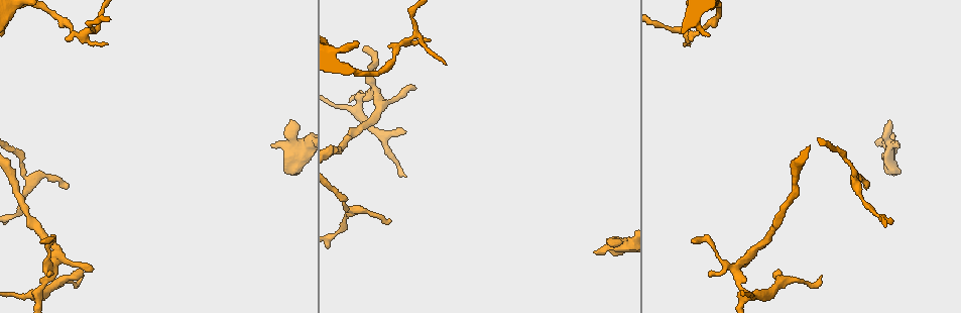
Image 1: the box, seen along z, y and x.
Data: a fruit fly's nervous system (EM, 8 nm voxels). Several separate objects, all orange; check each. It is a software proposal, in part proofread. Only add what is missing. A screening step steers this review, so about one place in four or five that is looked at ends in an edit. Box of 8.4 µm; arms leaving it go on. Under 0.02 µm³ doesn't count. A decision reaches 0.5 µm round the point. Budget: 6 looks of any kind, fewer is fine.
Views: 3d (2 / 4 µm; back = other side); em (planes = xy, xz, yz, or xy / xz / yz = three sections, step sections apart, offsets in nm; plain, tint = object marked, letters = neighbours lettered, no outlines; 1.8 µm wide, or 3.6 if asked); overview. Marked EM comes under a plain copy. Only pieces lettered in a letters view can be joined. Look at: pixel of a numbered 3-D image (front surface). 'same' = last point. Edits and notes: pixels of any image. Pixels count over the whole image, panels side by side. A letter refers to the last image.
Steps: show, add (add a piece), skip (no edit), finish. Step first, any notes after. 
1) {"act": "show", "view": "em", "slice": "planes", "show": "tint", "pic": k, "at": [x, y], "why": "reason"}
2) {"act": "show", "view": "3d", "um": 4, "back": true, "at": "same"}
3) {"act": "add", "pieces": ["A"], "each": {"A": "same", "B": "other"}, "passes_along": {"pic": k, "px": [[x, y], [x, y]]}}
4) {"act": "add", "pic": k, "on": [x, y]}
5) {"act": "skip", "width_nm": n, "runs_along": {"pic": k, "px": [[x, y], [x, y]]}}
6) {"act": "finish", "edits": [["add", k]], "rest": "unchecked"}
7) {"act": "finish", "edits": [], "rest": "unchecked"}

{"act": "show", "view": "em", "slice": "planes", "show": "letters", "pic": 1, "at": [684, 45], "why": "an open end"}

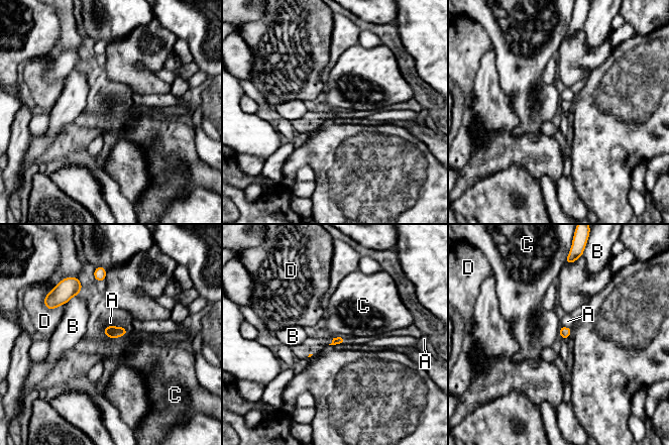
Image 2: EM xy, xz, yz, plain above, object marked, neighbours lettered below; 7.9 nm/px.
{"act": "skip", "longest_contact_nm": ["D", 160], "each": {"A": "other", "B": "other", "C": "other", "D": "other"}, "border": {"pic": 2, "px": [[112, 326], [122, 326], [128, 332]]}, "found": "none of them fits"}

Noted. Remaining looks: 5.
{"act": "show", "view": "3d", "um": 2, "pic": 1, "at": [82, 271], "why": "an open end"}

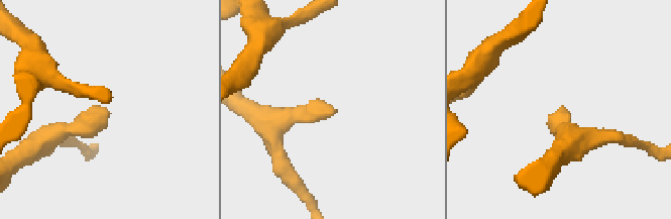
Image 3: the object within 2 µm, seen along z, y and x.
{"act": "show", "view": "em", "slice": "planes", "show": "letters", "pic": 3, "at": [558, 113]}

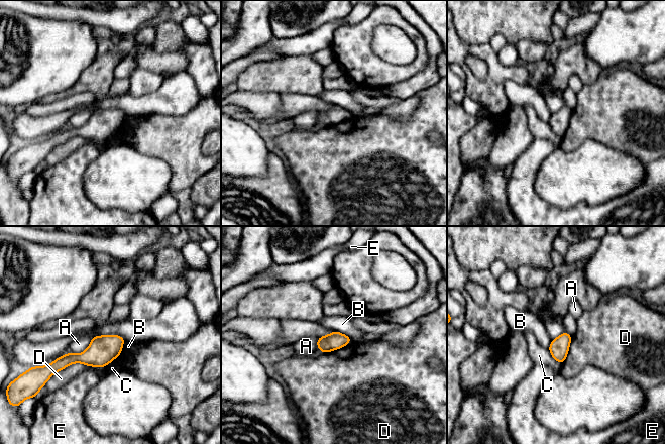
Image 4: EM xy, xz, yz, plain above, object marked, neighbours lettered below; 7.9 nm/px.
{"act": "skip", "each": {"A": "other", "B": "other", "C": "other", "D": "other", "E": "other"}, "border": {"pic": 4, "px": [[335, 330], [346, 334], [350, 338]]}, "found": "no lettered piece goes on from it"}

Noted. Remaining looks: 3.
{"act": "show", "view": "em", "slice": "xz", "step": 16, "show": "letters", "pic": 1, "at": [49, 277], "why": "free end"}

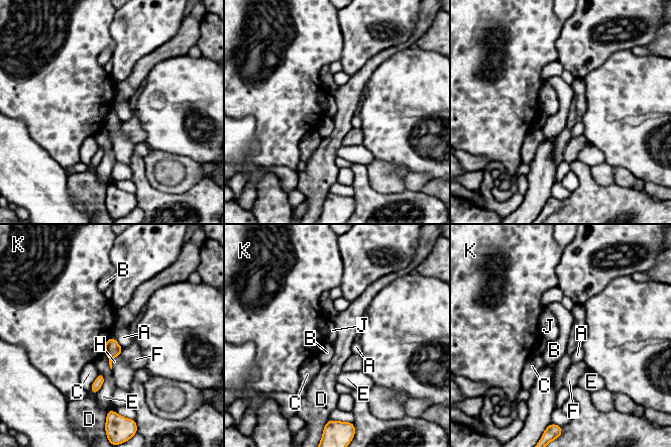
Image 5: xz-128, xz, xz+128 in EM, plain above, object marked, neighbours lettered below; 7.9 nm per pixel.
{"act": "show", "view": "em", "slice": "planes", "show": "letters", "at": "same"}

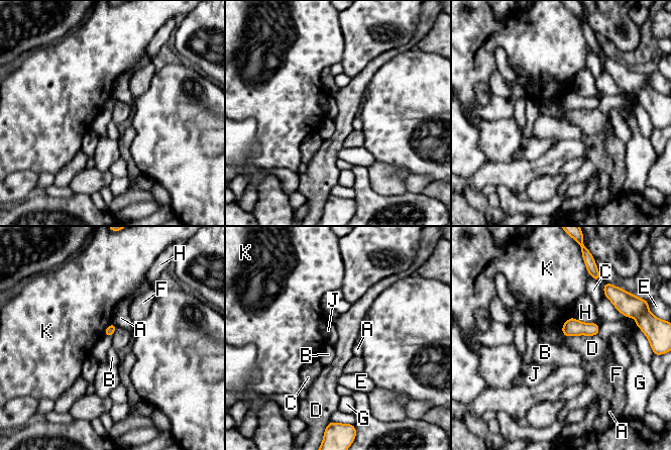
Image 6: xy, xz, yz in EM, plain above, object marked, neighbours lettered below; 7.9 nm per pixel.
{"act": "skip", "each": {"A": "other", "B": "other", "C": "other", "D": "other", "E": "other", "F": "other", "G": "other", "H": "other", "J": "other", "K": "other"}, "found": "none of them fits"}

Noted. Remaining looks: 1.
{"act": "finish", "edits": [], "rest": "unchecked"}

